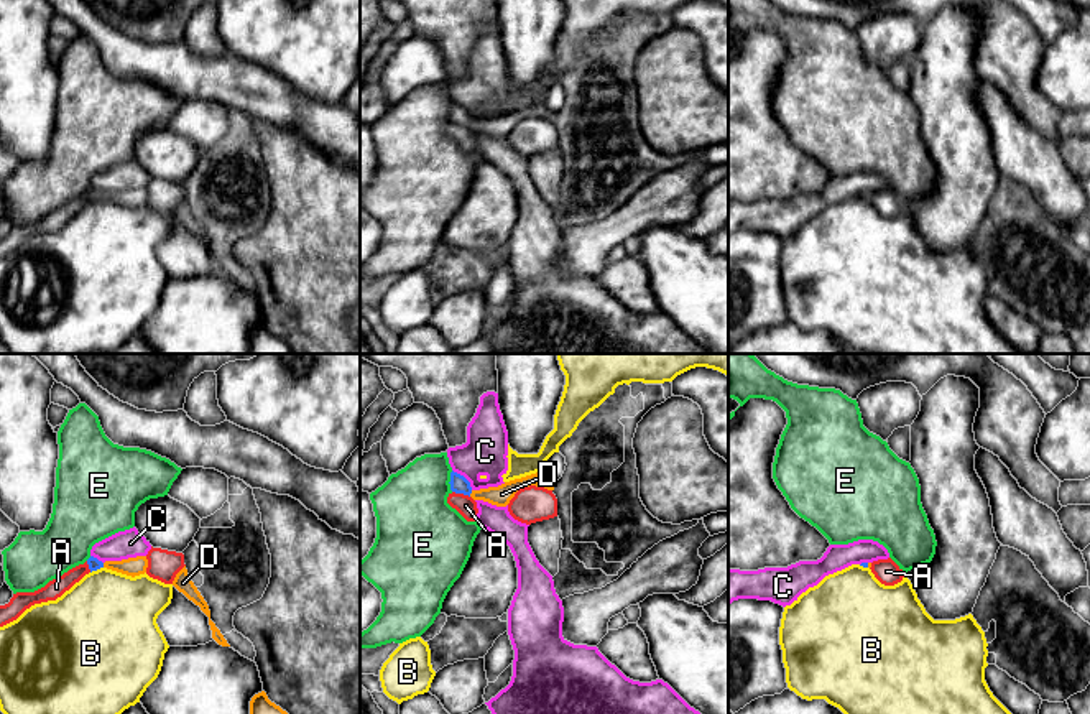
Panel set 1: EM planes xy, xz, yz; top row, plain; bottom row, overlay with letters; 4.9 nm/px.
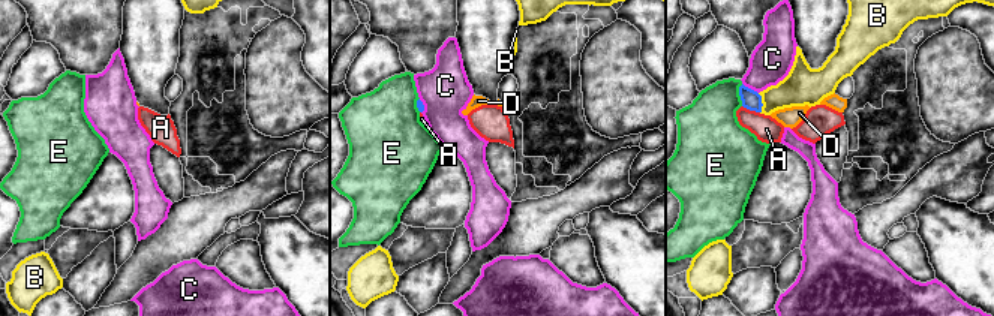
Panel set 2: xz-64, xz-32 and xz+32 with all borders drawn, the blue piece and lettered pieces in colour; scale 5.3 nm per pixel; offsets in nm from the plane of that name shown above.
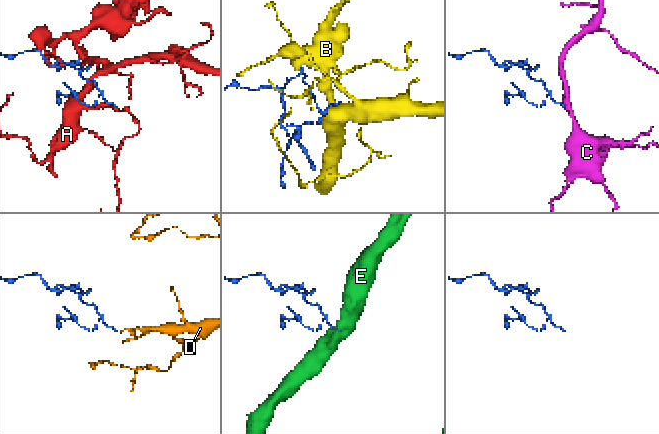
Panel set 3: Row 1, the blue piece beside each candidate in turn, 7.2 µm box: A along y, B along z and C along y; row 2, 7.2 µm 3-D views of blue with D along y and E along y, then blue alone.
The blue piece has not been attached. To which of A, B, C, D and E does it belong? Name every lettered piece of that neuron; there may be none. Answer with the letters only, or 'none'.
D

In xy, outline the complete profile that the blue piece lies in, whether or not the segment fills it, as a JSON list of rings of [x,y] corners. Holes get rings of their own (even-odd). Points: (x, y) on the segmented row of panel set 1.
[[[90,556],[87,559],[87,564],[89,564],[90,573],[97,571],[100,568],[107,568],[107,569],[112,569],[112,571],[135,577],[135,576],[146,573],[148,559],[146,559],[146,556],[136,556],[136,558],[122,559],[122,561],[102,563],[97,558]]]

